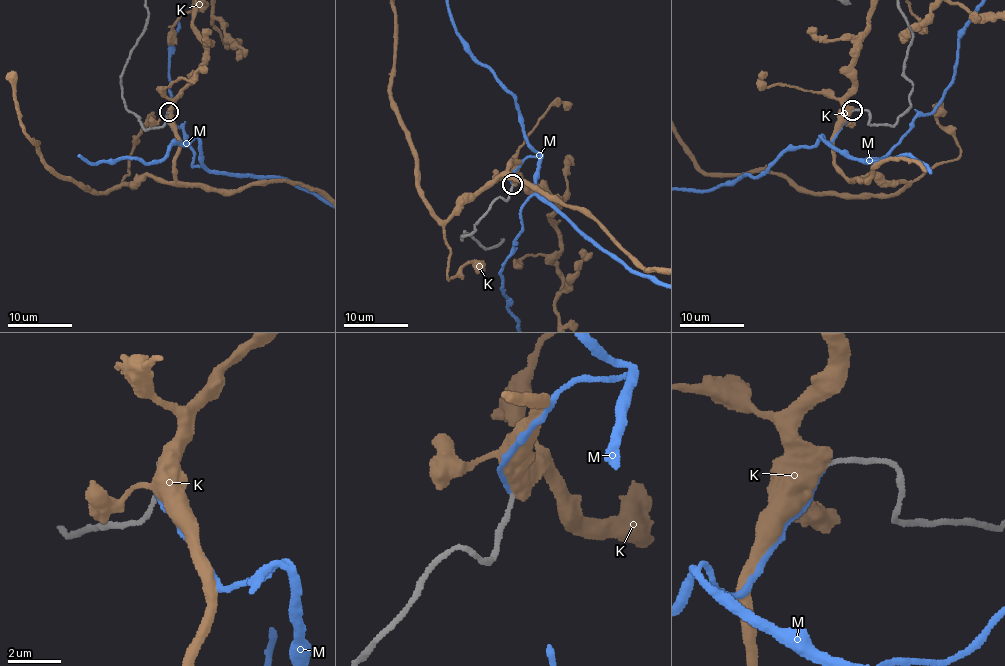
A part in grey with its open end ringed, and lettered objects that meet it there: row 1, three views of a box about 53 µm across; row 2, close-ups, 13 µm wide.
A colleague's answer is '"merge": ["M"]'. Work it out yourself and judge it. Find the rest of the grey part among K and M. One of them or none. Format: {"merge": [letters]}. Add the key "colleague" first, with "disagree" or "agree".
{"colleague": "agree", "merge": ["M"]}

